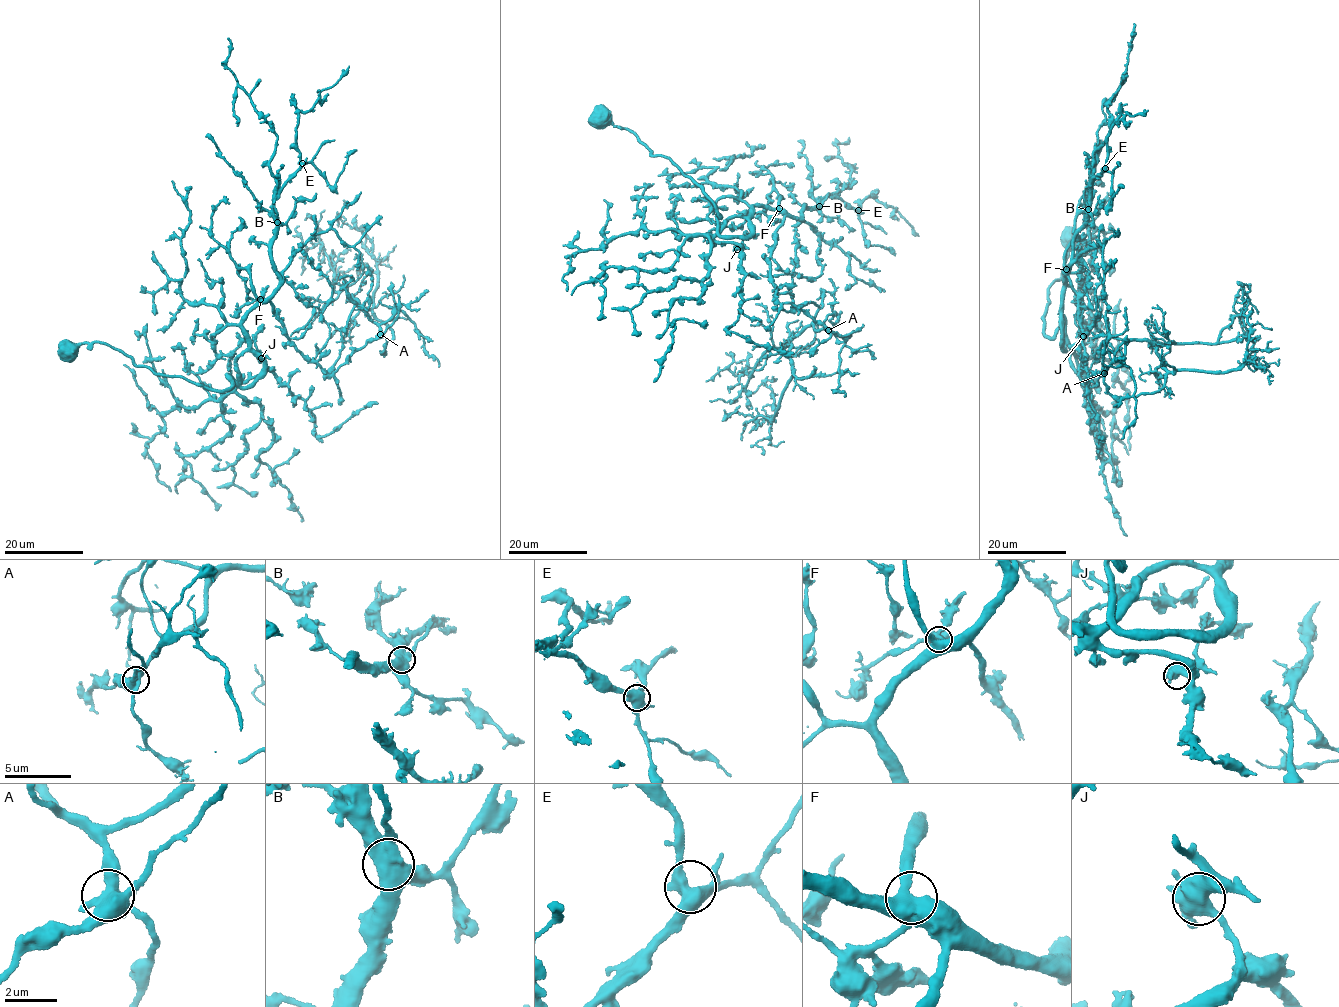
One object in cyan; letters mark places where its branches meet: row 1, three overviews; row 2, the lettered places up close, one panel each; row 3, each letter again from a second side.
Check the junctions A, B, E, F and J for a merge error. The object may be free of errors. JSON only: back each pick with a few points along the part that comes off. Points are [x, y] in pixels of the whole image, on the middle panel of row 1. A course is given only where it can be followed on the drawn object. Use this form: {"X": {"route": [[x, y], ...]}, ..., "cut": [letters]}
{"A": {"route": [[828, 331], [812, 324], [790, 342], [791, 379], [770, 421], [776, 413], [765, 382], [776, 379]]}, "cut": ["A"]}

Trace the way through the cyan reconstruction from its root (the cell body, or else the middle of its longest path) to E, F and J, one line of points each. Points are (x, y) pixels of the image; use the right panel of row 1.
E: (1069, 239), (1042, 318), (1045, 334), (1061, 328), (1066, 348), (1064, 275), (1091, 183), (1105, 168)
F: (1069, 239), (1042, 318), (1045, 334), (1061, 328), (1066, 348), (1060, 311), (1066, 269)
J: (1069, 239), (1059, 278), (1048, 288), (1043, 328), (1052, 338), (1061, 328), (1066, 348), (1083, 336)

